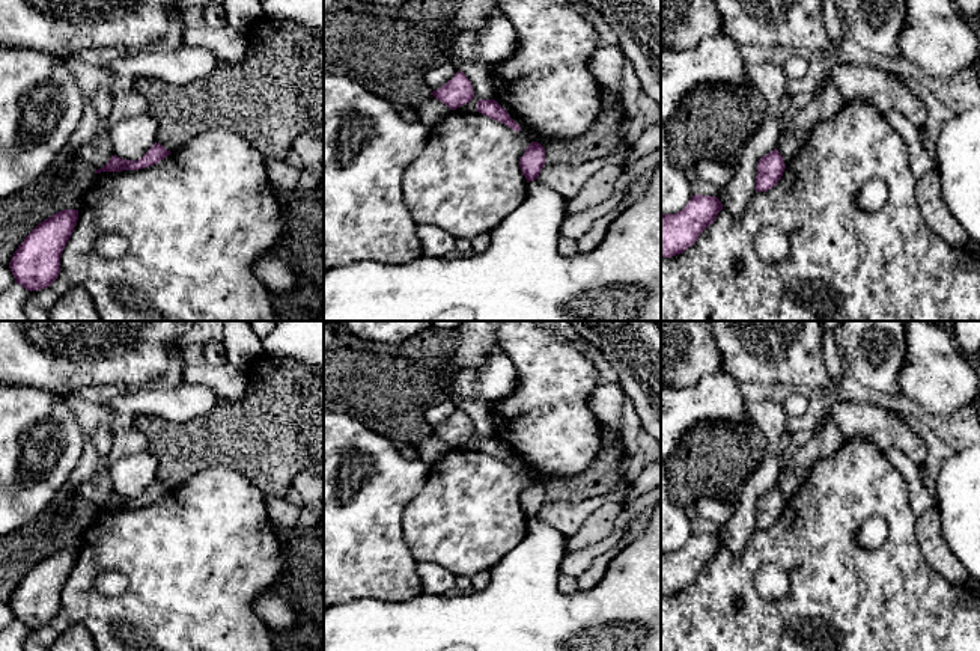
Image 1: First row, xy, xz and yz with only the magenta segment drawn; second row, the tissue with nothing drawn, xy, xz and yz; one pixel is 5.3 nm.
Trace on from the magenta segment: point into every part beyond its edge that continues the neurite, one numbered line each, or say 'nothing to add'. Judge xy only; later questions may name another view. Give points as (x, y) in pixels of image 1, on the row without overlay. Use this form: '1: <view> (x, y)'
nothing to add

